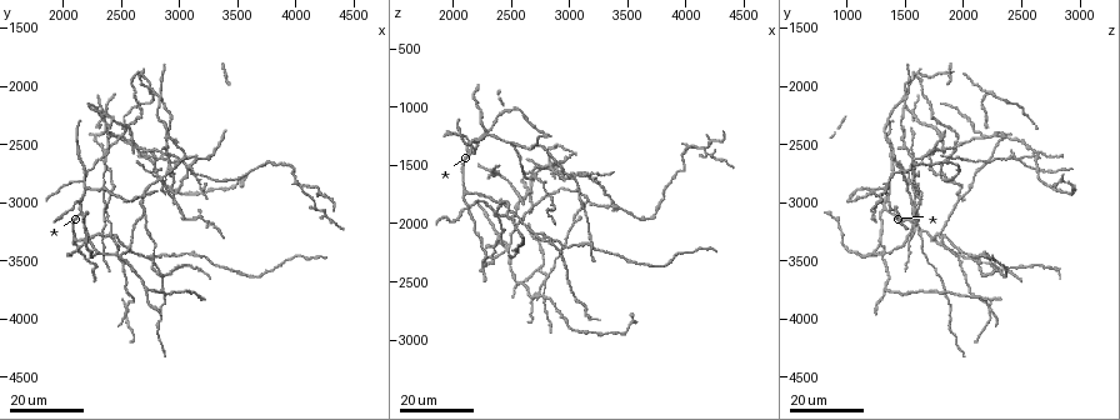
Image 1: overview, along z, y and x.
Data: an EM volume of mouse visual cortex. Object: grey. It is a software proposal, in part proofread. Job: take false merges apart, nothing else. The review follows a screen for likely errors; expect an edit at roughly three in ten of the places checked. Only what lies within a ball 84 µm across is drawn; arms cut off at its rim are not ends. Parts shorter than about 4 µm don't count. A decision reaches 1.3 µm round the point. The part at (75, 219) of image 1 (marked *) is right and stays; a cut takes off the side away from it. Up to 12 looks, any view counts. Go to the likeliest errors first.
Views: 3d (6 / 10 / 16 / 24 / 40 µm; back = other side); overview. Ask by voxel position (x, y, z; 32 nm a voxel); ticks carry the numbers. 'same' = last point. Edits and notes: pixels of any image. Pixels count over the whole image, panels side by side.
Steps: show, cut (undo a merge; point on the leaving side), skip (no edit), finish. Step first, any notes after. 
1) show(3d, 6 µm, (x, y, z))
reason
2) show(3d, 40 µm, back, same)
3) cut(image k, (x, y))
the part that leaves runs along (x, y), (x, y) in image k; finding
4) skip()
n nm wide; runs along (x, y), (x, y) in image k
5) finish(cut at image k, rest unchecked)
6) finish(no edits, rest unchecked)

show(3d, 16 µm, (2680, 3100, 1580))
three-way junction

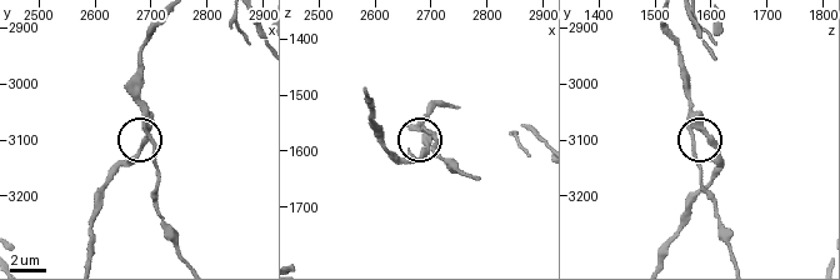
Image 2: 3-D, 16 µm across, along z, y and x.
show(3d, 6 µm, (2700, 3085, 1565))
zoom in

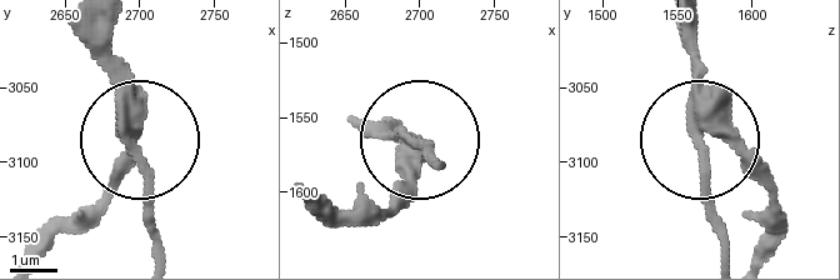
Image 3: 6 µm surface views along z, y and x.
cut(image 3, (145, 183))
300 nm wide; the part that leaves runs along (119, 118), (154, 258) in image 3; two neurons meet here

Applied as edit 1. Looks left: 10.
show(3d, 16 µm, (2400, 3300, 1840))
four arms meet

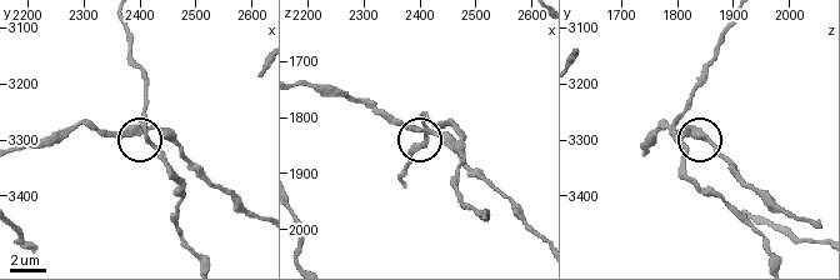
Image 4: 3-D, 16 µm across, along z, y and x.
show(3d, 6 µm, (2405, 3290, 1820))

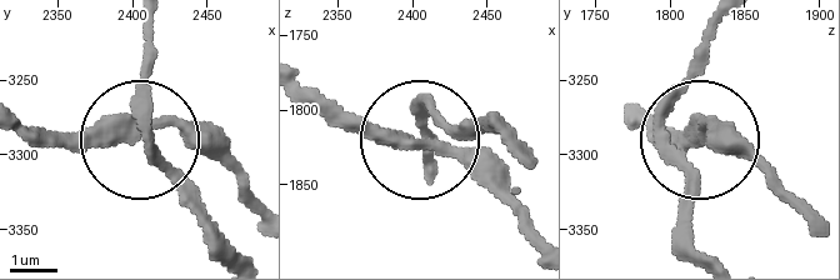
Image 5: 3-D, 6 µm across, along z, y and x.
skip()
side arm 77 µm; 4 arms; all the same neuron

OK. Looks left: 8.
show(3d, 16 µm, (2460, 2440, 2220))
looks like a crossing

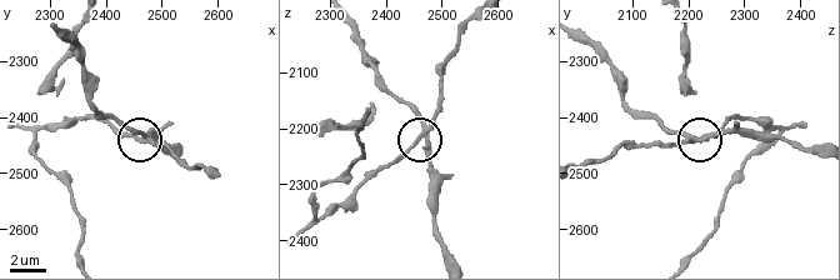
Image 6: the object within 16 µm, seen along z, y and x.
show(3d, 6 µm, (2470, 2435, 2220))
zoom in

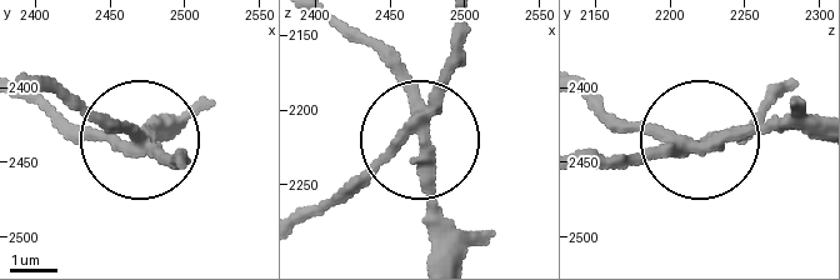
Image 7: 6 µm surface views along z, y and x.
skip()
runs along (783, 98), (704, 141), (819, 129) in image 7; all the same neuron

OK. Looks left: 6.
show(3d, 16 µm, (2360, 2220, 1560))
a fork

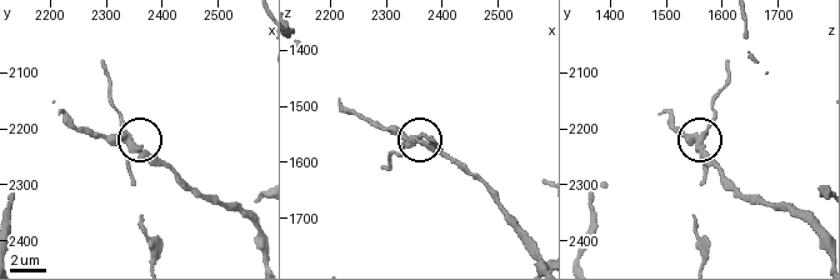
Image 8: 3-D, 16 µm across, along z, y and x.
show(3d, 10 µm, (2350, 2240, 1560))
closer look

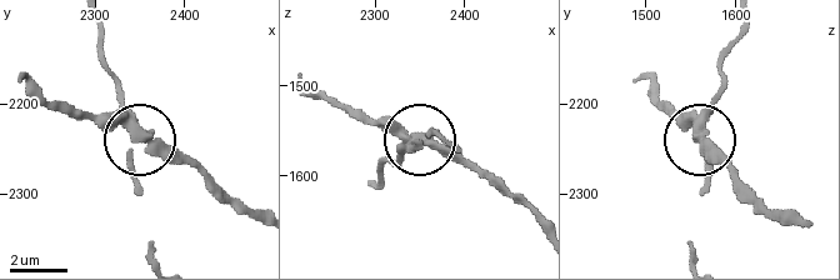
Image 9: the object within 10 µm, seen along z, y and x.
show(3d, 6 µm, (2345, 2240, 1560))

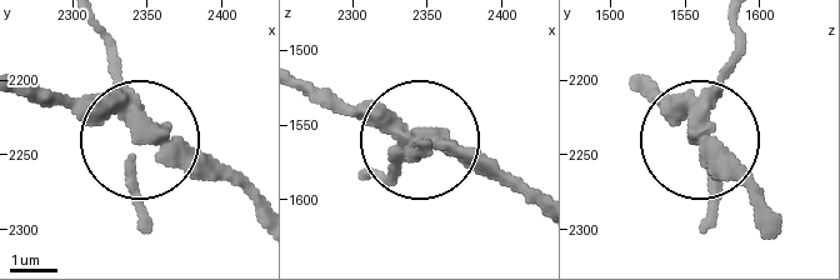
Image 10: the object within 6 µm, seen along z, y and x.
cut(image 10, (133, 173))
3 arms; a second neuron is stuck on

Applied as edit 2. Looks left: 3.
show(3d, 16 µm, (2760, 2740, 2600))
three arms meet

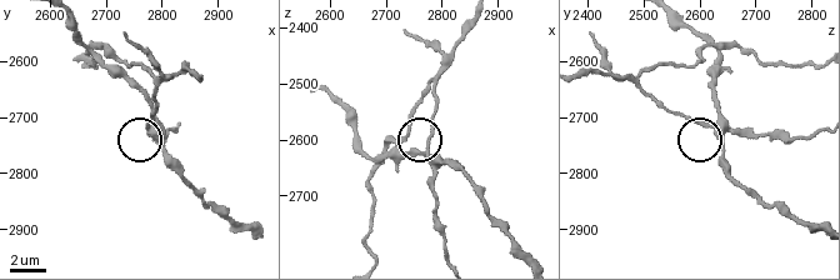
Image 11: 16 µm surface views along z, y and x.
show(3d, 6 µm, (2775, 2715, 2625))
zoom in

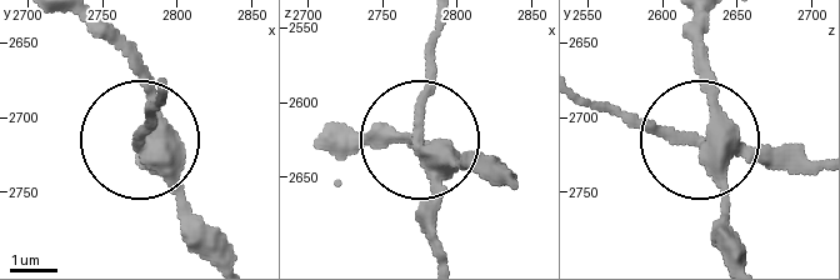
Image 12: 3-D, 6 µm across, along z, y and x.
cut(image 12, (426, 236))
3 arms; the part that leaves runs along (430, 164), (418, 120), (441, 24) in image 12; a second neuron is stuck on

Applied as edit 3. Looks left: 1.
finish(cut at image 3, cut at image 10, cut at image 12, rest unchecked)

